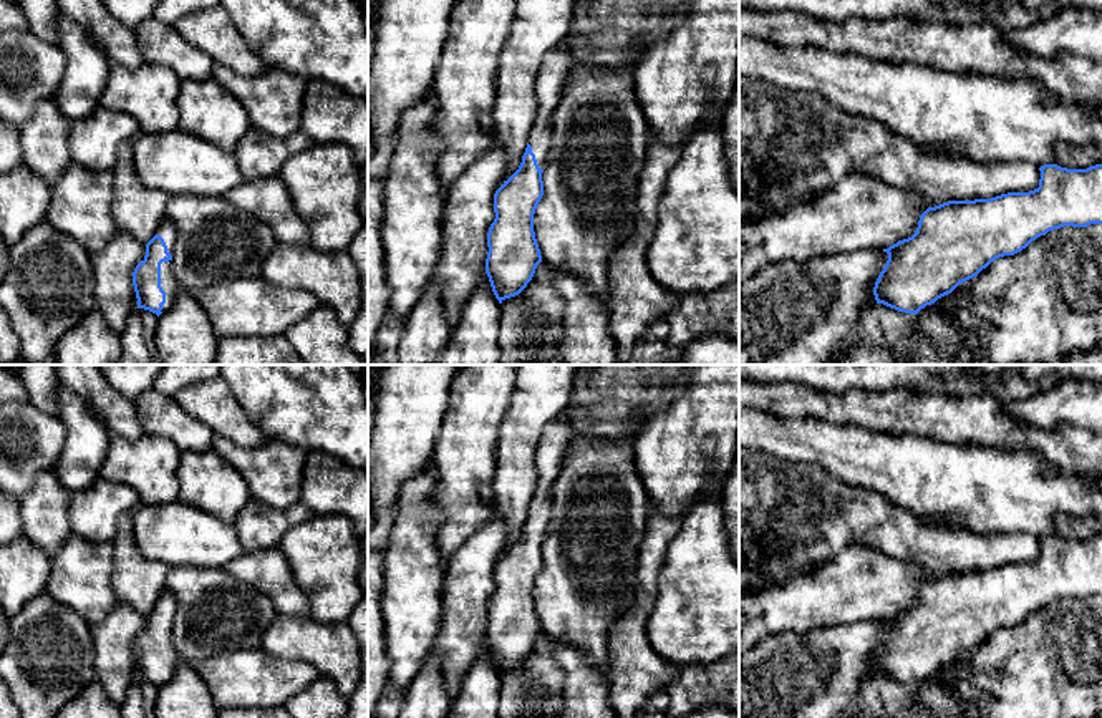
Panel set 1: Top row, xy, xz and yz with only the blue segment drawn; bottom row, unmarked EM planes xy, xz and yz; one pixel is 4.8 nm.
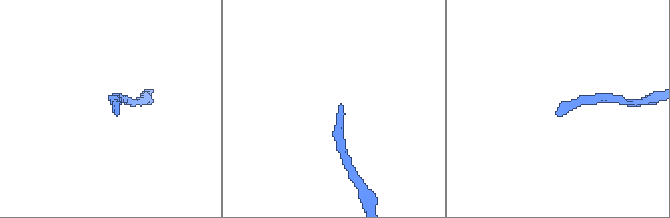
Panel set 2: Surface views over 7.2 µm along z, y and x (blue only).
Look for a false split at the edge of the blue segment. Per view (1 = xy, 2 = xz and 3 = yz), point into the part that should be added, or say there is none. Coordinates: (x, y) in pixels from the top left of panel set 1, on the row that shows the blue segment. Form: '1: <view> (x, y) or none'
1: xy (169, 284)
2: xz (557, 65)
3: none

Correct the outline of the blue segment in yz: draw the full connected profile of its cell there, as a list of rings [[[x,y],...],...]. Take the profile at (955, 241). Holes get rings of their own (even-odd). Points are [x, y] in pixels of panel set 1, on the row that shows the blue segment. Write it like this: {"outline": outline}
{"outline": [[[1044,164],[1039,171],[1039,187],[1029,192],[948,201],[928,207],[920,216],[916,232],[911,237],[883,249],[888,260],[873,287],[877,303],[916,315],[926,305],[951,294],[959,284],[976,277],[996,259],[1021,252],[1049,230],[1064,226],[1102,224],[1102,164],[1087,169]]]}

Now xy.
{"outline": [[[164,219],[156,235],[146,244],[144,260],[133,272],[138,308],[149,310],[157,317],[172,307],[181,289],[172,269],[176,237],[176,226]]]}

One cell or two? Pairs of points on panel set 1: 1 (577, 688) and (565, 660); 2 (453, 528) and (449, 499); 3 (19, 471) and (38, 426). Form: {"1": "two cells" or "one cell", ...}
{"1": "one cell", "2": "one cell", "3": "one cell"}

